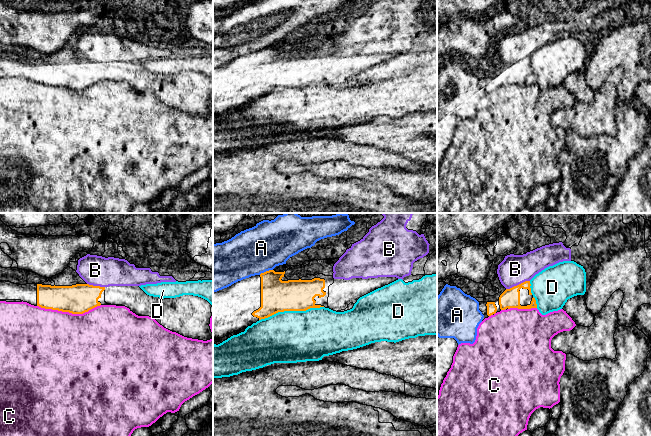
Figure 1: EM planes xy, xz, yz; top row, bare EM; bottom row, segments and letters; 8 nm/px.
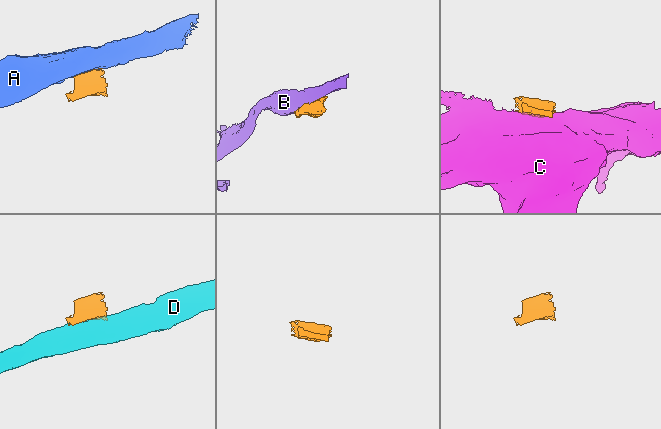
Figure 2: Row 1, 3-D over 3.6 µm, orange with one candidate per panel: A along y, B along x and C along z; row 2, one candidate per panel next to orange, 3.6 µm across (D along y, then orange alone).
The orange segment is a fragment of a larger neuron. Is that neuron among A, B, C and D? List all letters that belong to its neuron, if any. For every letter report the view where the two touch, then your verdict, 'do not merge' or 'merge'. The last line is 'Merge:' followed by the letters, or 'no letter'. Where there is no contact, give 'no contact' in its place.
A: contact in xz; do not merge
B: contact in yz; do not merge
C: contact in xy; do not merge
D: contact in xz; do not merge
Merge: no letter

